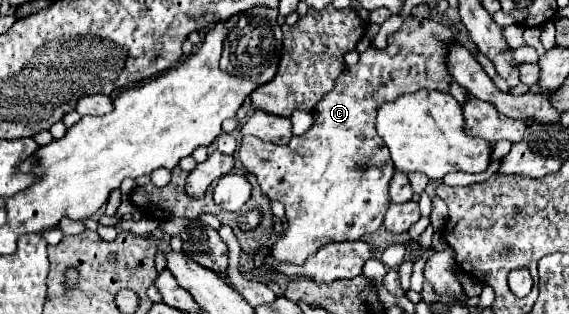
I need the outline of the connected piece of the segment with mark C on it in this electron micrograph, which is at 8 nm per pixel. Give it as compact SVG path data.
M407 18L403 26L387 38L385 50L367 48L355 66L345 68L345 72L335 80L333 92L329 92L313 108L313 126L303 136L291 136L289 144L269 144L267 140L257 140L255 136L245 136L239 148L239 160L247 172L257 176L261 192L279 200L285 206L287 228L277 236L271 258L277 264L305 264L305 260L323 248L325 244L339 240L359 240L383 224L385 212L389 208L389 180L395 172L389 150L375 130L375 114L383 102L395 100L405 92L415 92L421 88L449 92L449 82L453 80L447 72L443 54L445 40L455 38L455 28L447 28L441 22Z

